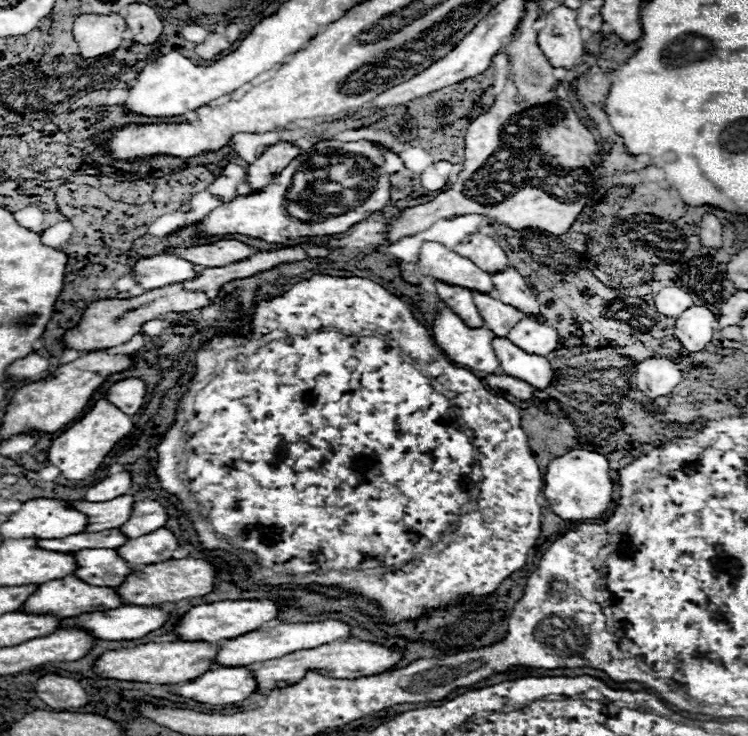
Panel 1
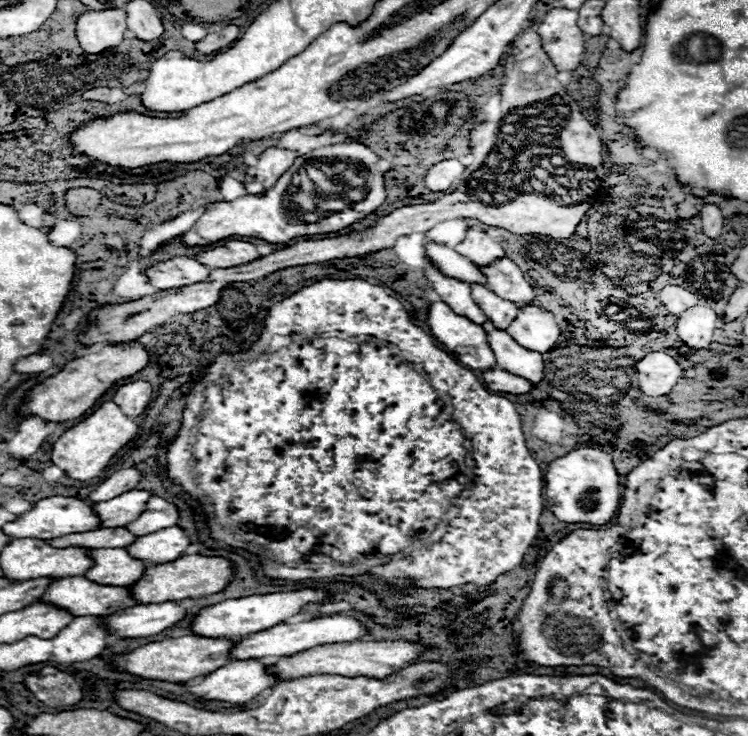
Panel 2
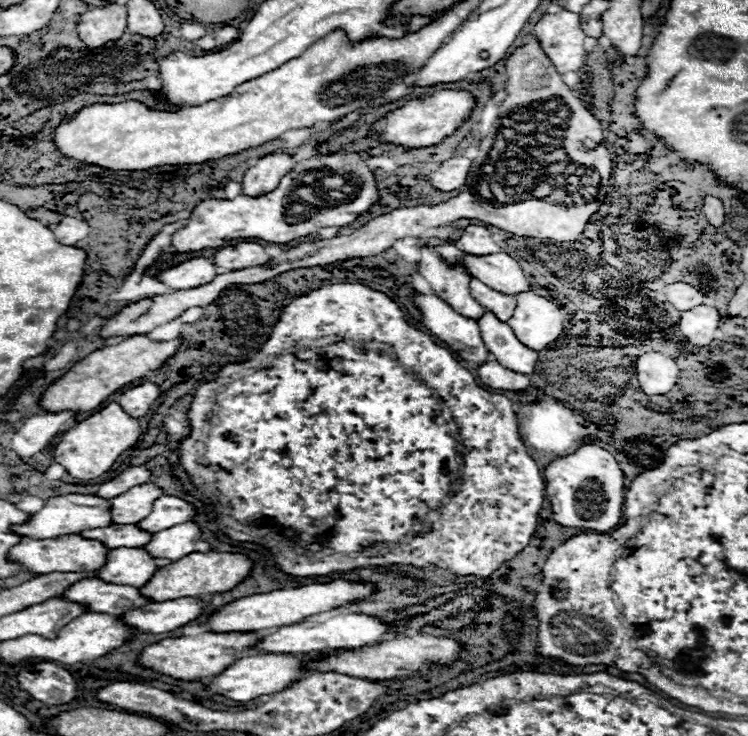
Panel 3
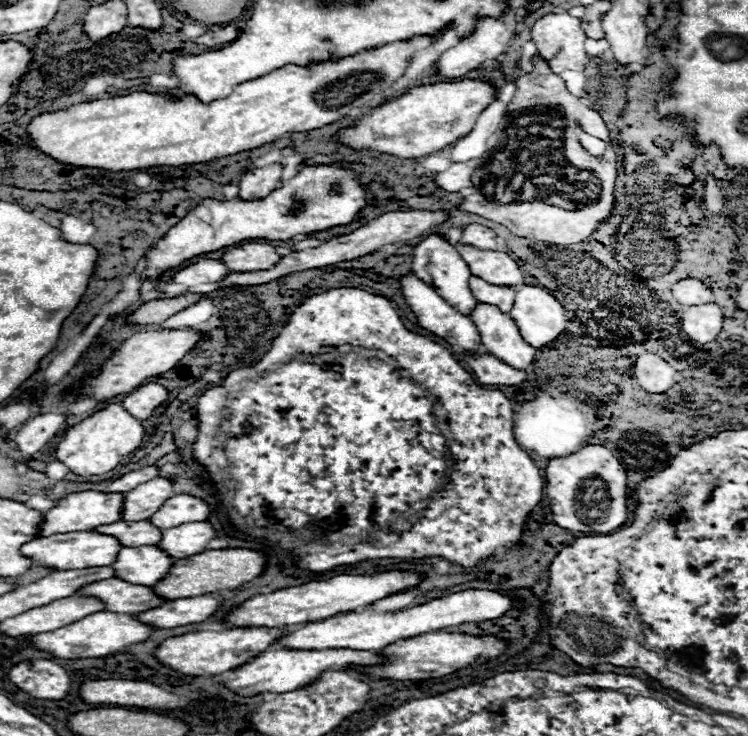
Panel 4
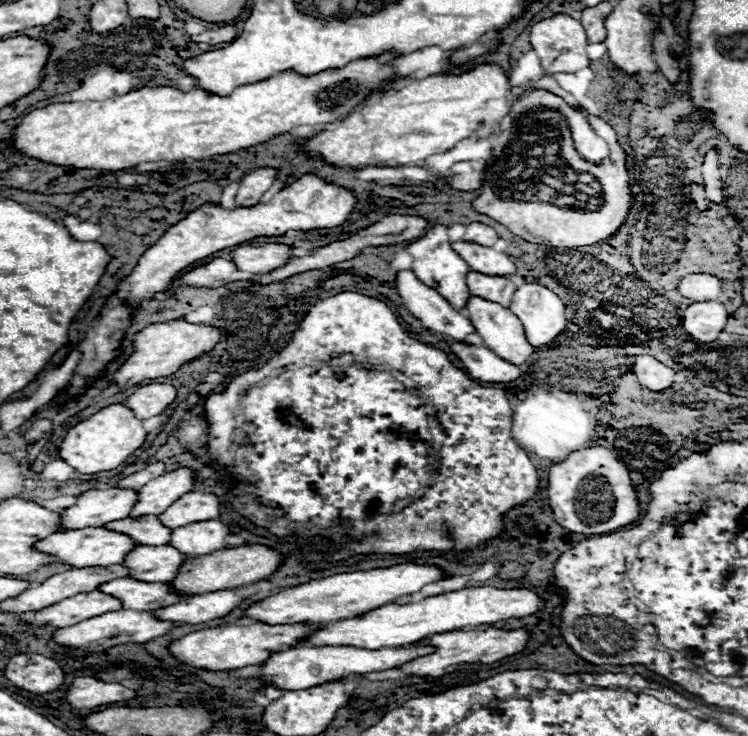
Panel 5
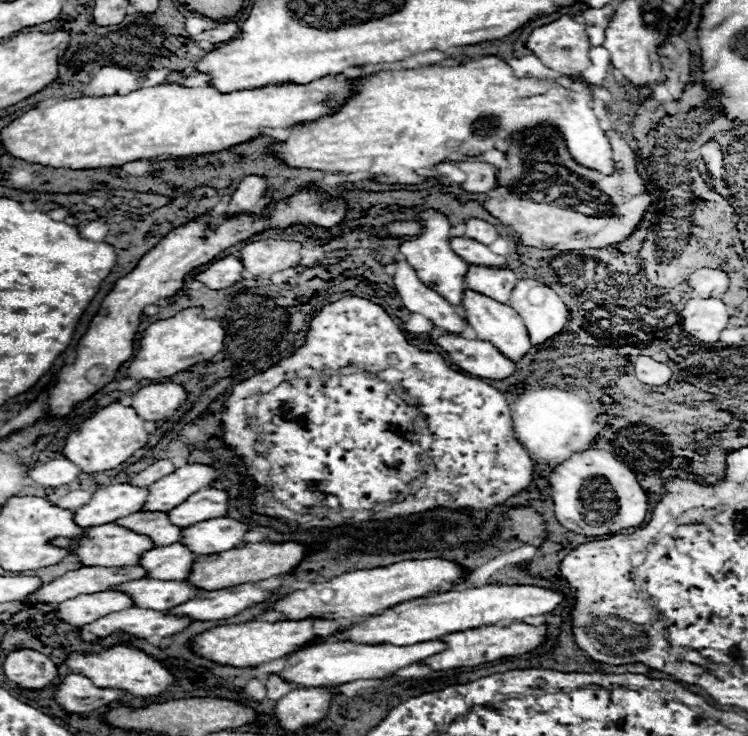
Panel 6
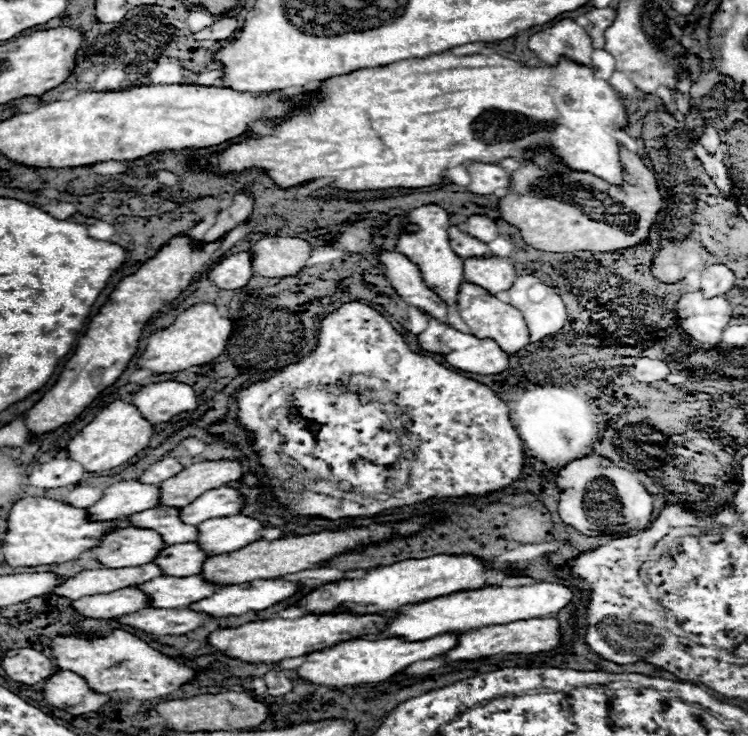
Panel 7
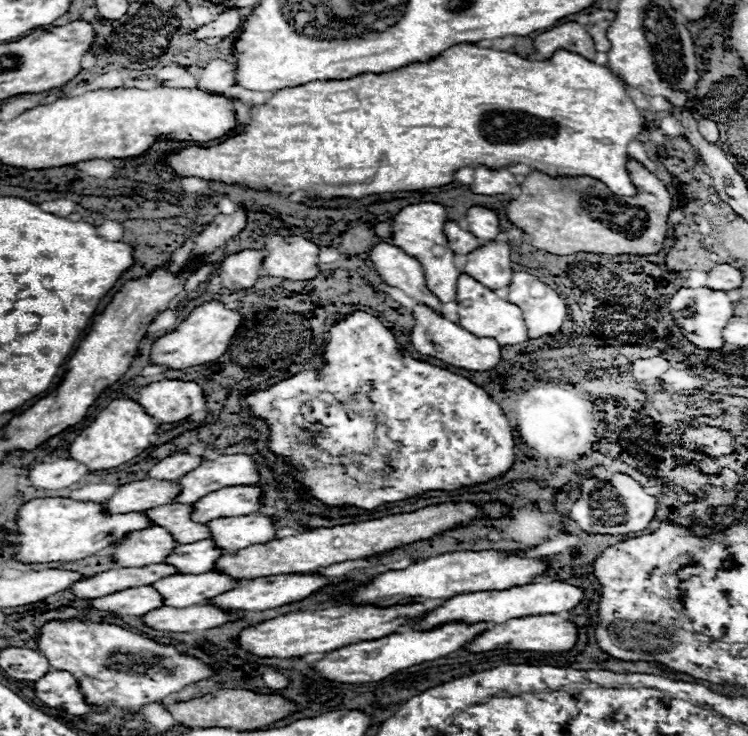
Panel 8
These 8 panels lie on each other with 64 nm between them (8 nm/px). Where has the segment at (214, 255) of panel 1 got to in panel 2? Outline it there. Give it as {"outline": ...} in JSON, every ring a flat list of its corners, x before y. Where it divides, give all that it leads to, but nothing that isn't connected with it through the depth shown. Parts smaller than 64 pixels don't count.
{"outline":[[230,240,224,246,200,252,196,256,196,260,200,260,202,264,206,264,210,268,234,268,234,266,248,264,258,258,262,258,258,248,254,244,242,242,242,240]]}

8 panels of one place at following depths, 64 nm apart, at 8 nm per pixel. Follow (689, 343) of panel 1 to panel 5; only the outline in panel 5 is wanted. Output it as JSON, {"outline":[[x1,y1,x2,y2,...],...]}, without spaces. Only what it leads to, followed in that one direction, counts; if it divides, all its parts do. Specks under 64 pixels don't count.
{"outline":[[692,302,684,314,682,314,682,326,684,330,700,340,700,342,714,342,718,340,718,334,724,330,728,320,726,308,716,302]]}

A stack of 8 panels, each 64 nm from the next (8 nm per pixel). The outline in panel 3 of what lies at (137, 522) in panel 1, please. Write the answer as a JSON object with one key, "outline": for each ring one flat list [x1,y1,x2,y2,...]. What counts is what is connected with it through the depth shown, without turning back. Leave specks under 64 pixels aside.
{"outline":[[162,496,160,500,156,500,154,510,144,520,140,520,138,524,144,530,160,532,164,528,194,520,196,514,198,514,198,510,196,510,196,506,192,502,186,502,186,500,178,498,178,496]]}

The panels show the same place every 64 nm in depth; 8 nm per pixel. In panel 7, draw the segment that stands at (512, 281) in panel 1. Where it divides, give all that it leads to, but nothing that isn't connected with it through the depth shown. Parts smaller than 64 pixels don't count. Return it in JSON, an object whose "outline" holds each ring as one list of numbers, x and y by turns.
{"outline":[[456,226,448,228,448,238,450,238,450,248,460,256,460,258,468,258,468,256,484,256,490,254,488,246,472,236,468,236,466,232,458,230]]}

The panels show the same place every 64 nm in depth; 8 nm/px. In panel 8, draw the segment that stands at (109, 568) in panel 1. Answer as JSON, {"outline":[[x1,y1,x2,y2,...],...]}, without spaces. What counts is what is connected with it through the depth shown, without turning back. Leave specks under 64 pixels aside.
{"outline":[[200,540,196,544,182,544,174,550,174,554,166,560,166,564,172,564,180,570,180,574,204,574,212,572,216,566,216,560,224,556,226,552,220,552,212,540]]}

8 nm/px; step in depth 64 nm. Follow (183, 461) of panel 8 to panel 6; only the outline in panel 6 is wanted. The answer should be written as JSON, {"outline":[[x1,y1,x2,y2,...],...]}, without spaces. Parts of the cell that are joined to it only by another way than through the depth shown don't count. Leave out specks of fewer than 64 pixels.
{"outline":[[156,460,152,466,148,466,146,470,142,470,140,474,136,474,130,480,130,484,134,484,134,486,150,486,156,480,160,480,162,476,168,476,174,470,176,470,176,466,172,464,172,460]]}

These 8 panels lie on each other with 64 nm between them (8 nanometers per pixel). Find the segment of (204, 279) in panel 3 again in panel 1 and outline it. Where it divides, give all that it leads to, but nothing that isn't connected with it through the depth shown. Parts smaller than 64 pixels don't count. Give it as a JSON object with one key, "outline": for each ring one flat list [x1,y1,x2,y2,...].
{"outline":[[168,254,138,260,134,266,134,274,138,284,142,284,148,290,194,280,196,276,200,276,198,272,194,272,192,262,178,256,168,256]]}

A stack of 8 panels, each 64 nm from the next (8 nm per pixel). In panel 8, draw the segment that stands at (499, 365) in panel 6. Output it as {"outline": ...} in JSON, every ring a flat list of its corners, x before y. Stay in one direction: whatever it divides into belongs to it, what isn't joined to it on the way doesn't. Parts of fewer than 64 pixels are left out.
{"outline":[[416,304,416,308,412,308,412,312,416,318,416,326,412,328,412,346,420,354,438,358,438,360,448,362,458,368,478,370,478,372,490,370,500,362,500,344,494,338,478,338,478,336,466,332,462,326,446,320,442,314,432,312,432,308,428,308,424,304]]}

